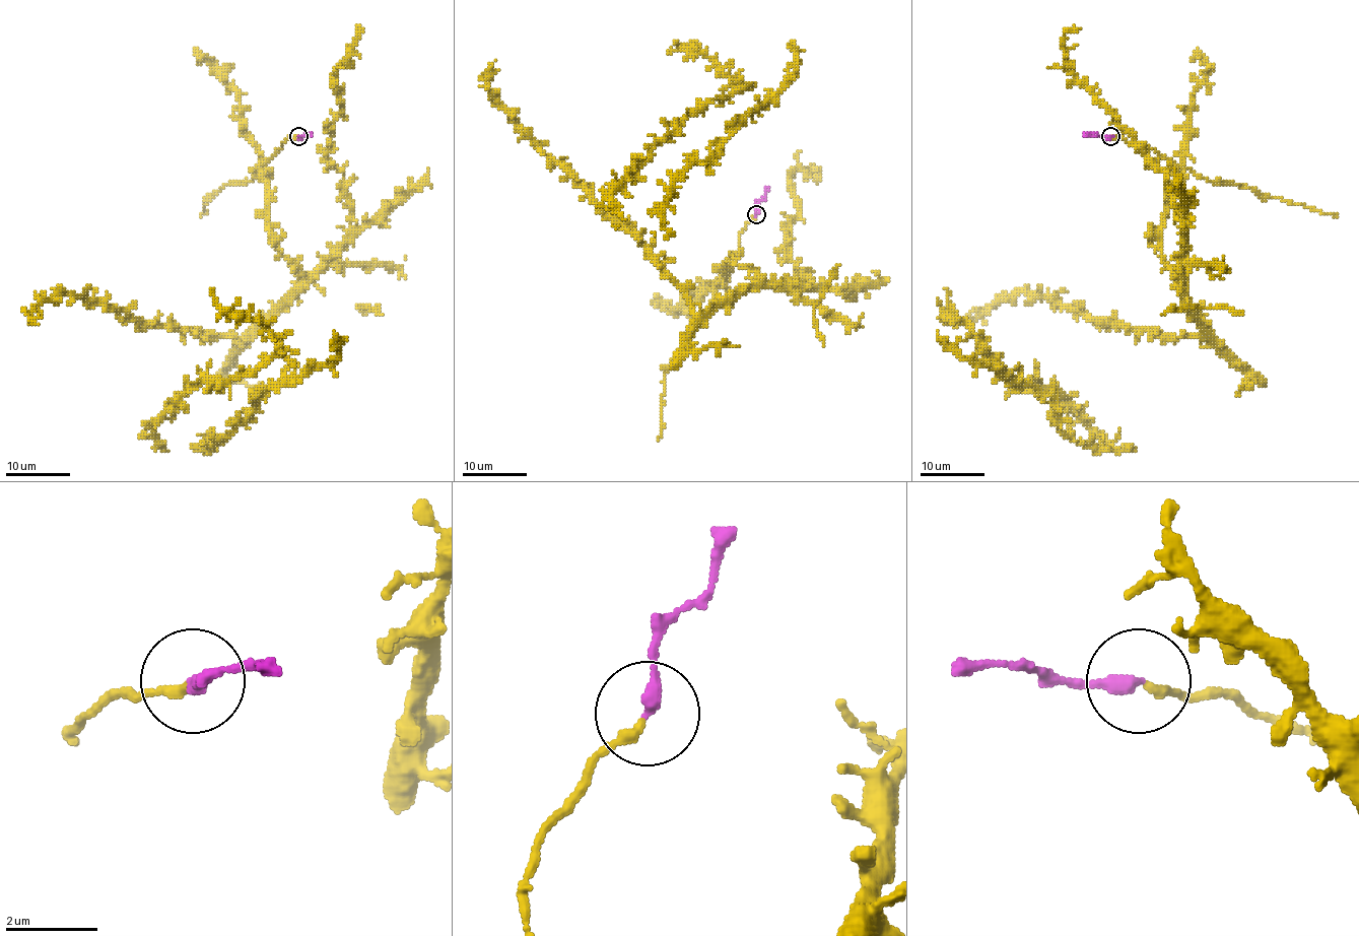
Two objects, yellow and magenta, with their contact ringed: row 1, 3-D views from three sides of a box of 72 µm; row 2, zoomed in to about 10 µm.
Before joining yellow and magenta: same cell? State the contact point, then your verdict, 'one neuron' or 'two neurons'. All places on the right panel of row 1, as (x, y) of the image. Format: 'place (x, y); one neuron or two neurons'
place (1110, 136); one neuron

